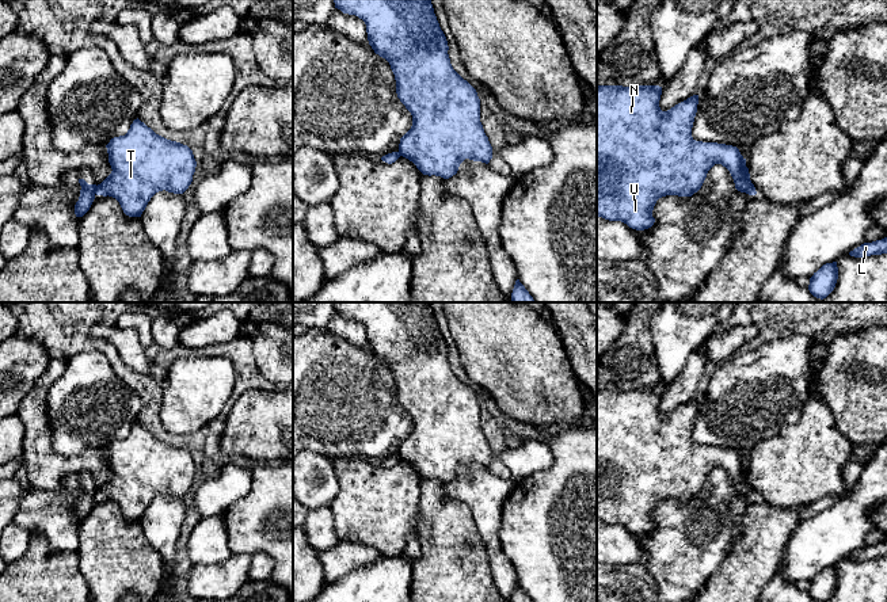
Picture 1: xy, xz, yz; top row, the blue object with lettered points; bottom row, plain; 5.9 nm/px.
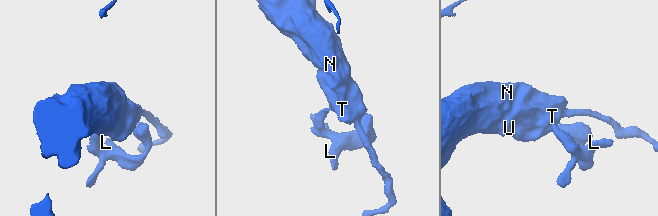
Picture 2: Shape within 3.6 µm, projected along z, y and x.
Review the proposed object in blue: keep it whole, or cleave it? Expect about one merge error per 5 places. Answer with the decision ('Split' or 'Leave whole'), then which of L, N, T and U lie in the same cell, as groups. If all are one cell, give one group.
Split. Groups: L / N T U

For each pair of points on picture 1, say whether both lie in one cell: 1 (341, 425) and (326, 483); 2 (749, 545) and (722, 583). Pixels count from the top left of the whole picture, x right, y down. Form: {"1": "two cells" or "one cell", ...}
{"1": "two cells", "2": "one cell"}

